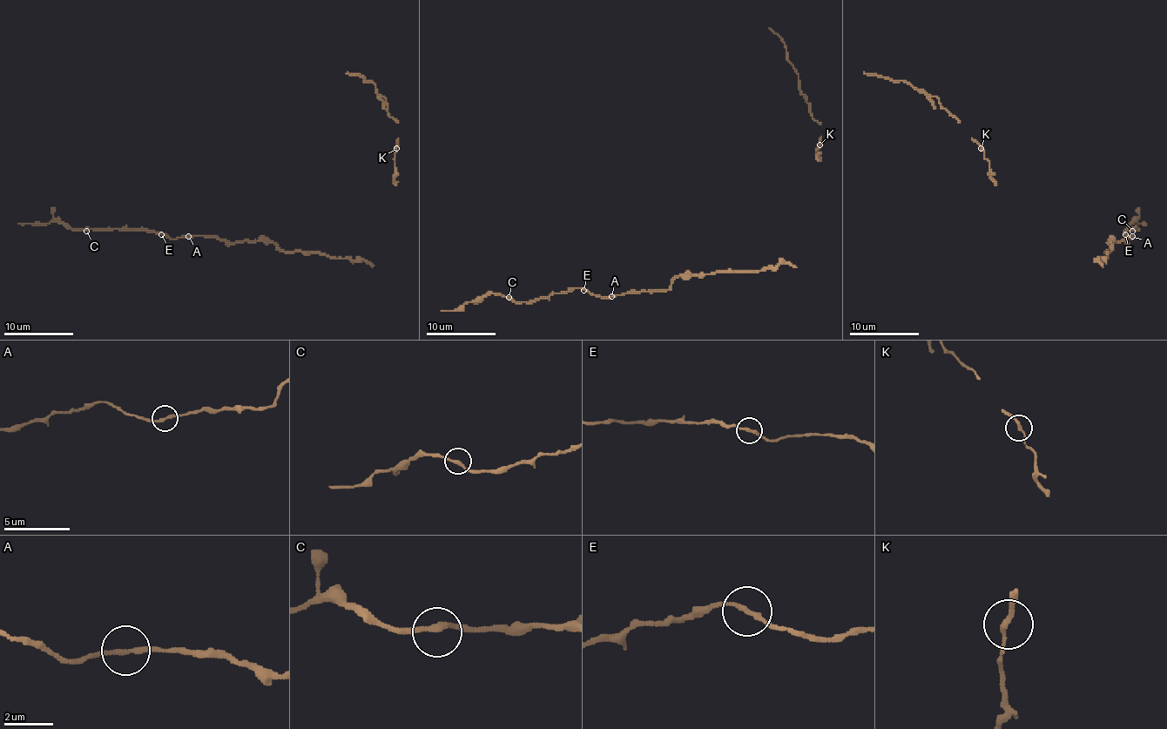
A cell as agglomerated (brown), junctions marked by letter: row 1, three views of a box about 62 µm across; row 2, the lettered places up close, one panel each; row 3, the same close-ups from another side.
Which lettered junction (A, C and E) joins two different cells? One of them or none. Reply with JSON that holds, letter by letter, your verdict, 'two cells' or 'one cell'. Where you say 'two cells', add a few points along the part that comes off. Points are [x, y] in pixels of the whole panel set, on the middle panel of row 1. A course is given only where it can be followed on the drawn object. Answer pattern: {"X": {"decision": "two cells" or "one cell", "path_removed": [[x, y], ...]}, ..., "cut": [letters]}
{"A": {"decision": "two cells"}, "C": {"decision": "one cell"}, "E": {"decision": "one cell"}, "cut": ["A"]}

